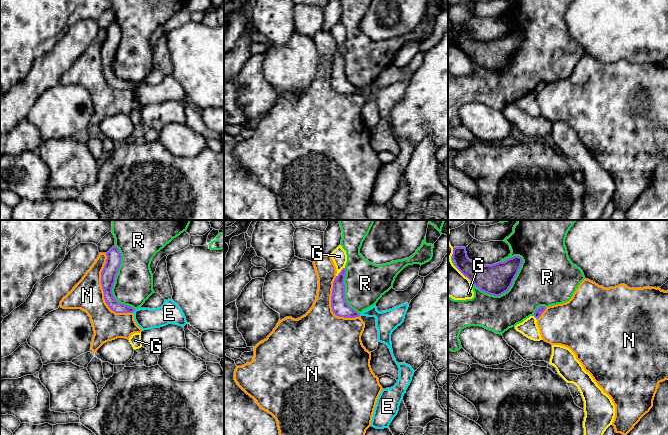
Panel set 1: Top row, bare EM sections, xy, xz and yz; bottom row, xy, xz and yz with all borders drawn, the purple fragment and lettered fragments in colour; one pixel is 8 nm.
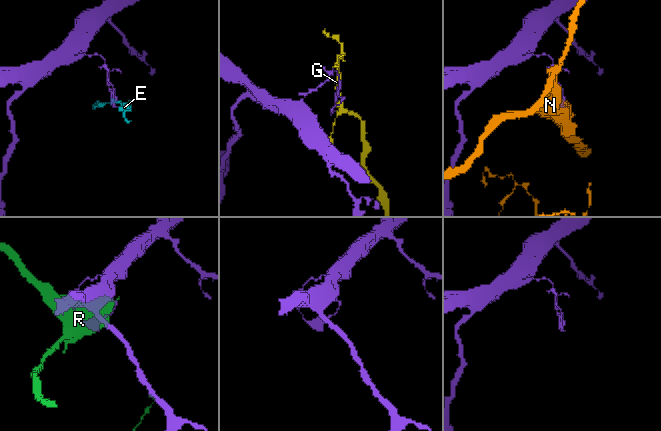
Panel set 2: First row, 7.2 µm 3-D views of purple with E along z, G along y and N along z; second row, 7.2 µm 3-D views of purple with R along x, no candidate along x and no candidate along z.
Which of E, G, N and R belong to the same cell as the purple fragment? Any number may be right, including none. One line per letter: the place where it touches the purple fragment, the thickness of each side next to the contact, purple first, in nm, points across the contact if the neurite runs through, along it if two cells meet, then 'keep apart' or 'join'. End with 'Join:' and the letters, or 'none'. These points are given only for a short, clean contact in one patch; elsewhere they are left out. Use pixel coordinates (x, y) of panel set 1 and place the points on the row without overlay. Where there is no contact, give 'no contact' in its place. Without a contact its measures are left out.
E: contact xy (133, 87); calibres 90 and 170 nm; border xy (135, 86), (132, 88); keep apart
G: contact xz (340, 48); calibres 130 and 120 nm; keep apart
N: contact xy (103, 67); calibres 120 and 260 nm; keep apart
R: contact yz (503, 69); calibres 260 and 320 nm; keep apart
Join: none

